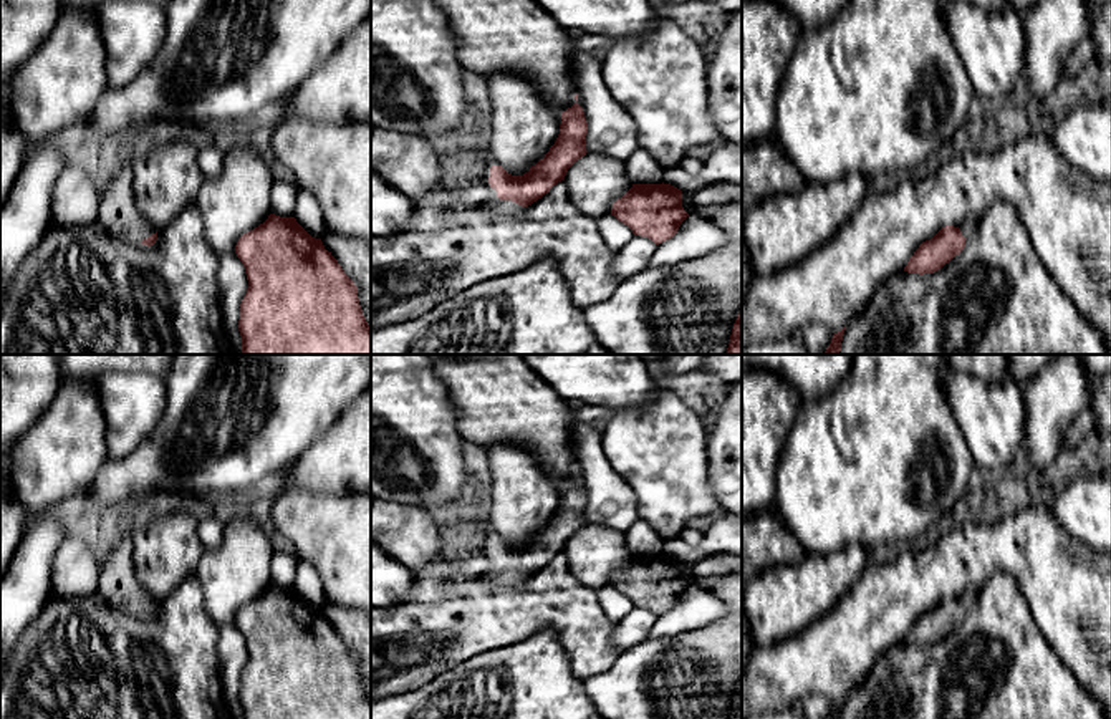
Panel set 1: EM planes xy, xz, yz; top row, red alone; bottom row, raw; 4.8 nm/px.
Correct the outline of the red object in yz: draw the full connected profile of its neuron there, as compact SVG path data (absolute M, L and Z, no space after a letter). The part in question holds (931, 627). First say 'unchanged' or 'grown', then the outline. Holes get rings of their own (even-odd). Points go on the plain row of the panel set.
grown; M967 591L960 600L954 596L942 598L931 611L919 616L909 630L904 643L907 644L934 644L959 626L965 611L974 606L979 593Z

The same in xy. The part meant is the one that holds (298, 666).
unchanged; M270 585L238 610L235 625L248 651L238 691L242 719L371 719L358 658L295 588Z

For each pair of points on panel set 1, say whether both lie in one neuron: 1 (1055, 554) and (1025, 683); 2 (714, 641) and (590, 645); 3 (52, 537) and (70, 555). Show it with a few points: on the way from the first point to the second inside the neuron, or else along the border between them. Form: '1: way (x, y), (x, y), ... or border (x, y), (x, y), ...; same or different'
1: border (1022, 593), (1035, 625), (1062, 660); different
2: border (621, 651), (608, 668), (591, 676); different
3: border (67, 539), (55, 554), (50, 582); different

